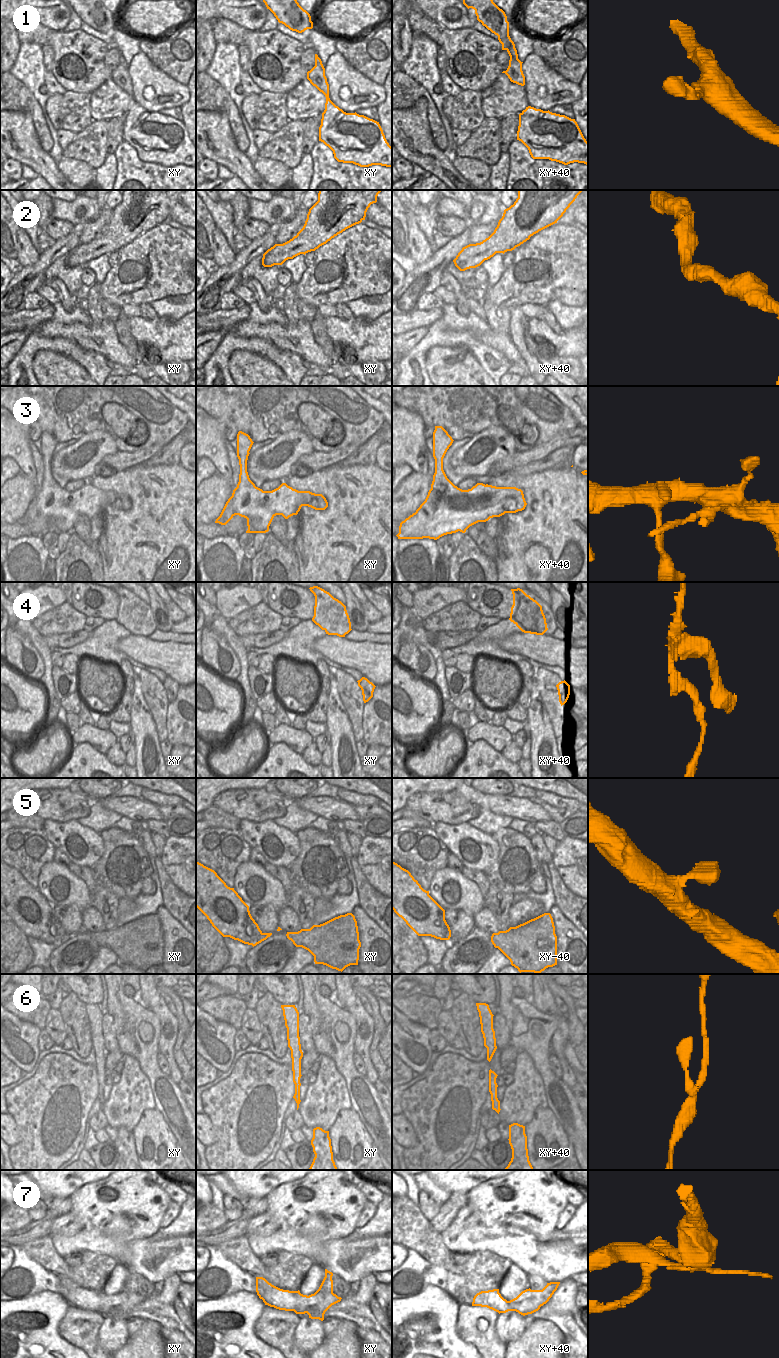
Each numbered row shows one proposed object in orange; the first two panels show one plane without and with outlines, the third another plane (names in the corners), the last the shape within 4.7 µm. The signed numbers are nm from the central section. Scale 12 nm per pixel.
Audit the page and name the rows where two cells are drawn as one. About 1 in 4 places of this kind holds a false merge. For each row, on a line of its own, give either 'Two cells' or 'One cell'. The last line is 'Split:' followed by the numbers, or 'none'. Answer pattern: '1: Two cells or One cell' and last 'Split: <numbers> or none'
1: One cell
2: One cell
3: One cell
4: Two cells
5: One cell
6: One cell
7: Two cells
Split: 4, 7.

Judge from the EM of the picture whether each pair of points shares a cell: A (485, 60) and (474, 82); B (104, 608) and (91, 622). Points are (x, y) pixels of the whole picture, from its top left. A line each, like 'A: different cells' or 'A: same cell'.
A: same cell
B: different cells

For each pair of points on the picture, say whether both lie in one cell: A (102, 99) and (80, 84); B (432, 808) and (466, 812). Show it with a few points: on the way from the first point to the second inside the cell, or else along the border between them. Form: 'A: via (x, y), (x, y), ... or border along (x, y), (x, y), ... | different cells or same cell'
A: border along (110, 77), (90, 94) | different cells
B: via (440, 808), (458, 810) | same cell

